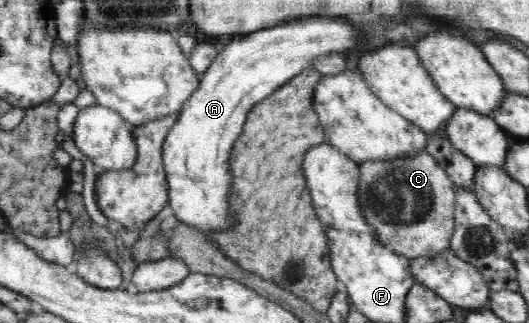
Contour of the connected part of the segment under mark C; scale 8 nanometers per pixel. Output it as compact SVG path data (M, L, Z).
M420 151L416 157L364 161L359 167L357 198L376 241L412 260L450 248L457 188L432 155Z

